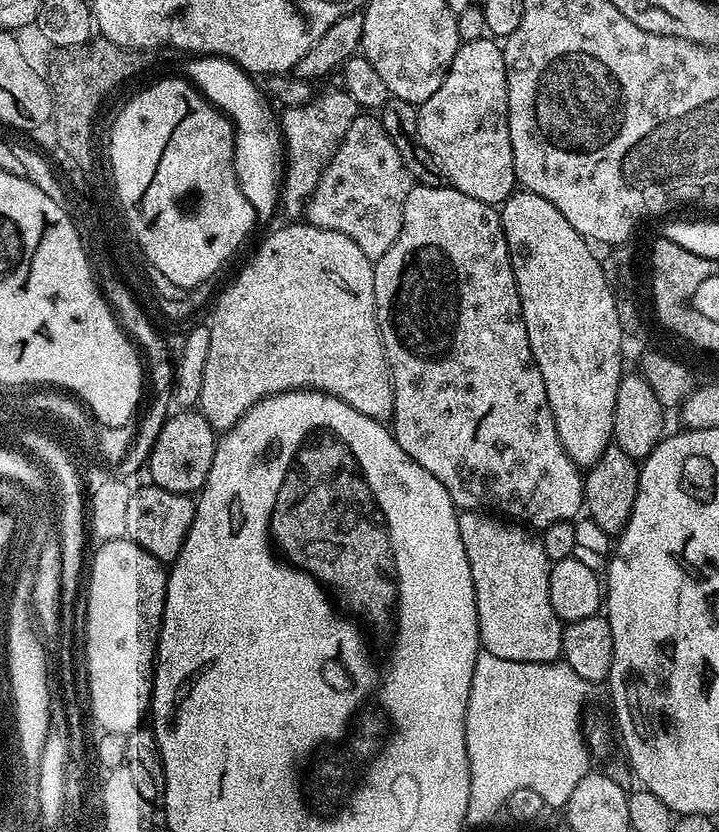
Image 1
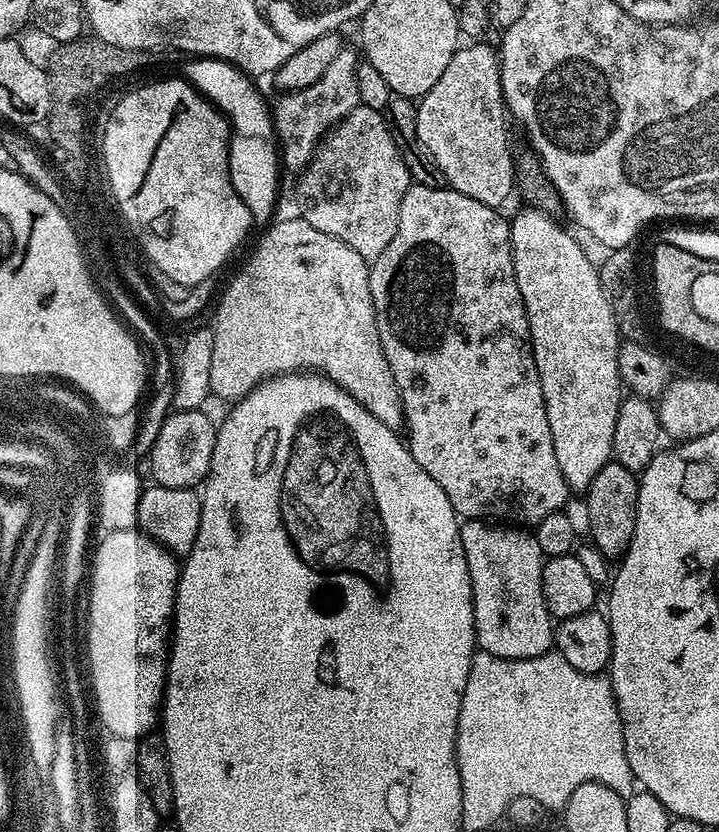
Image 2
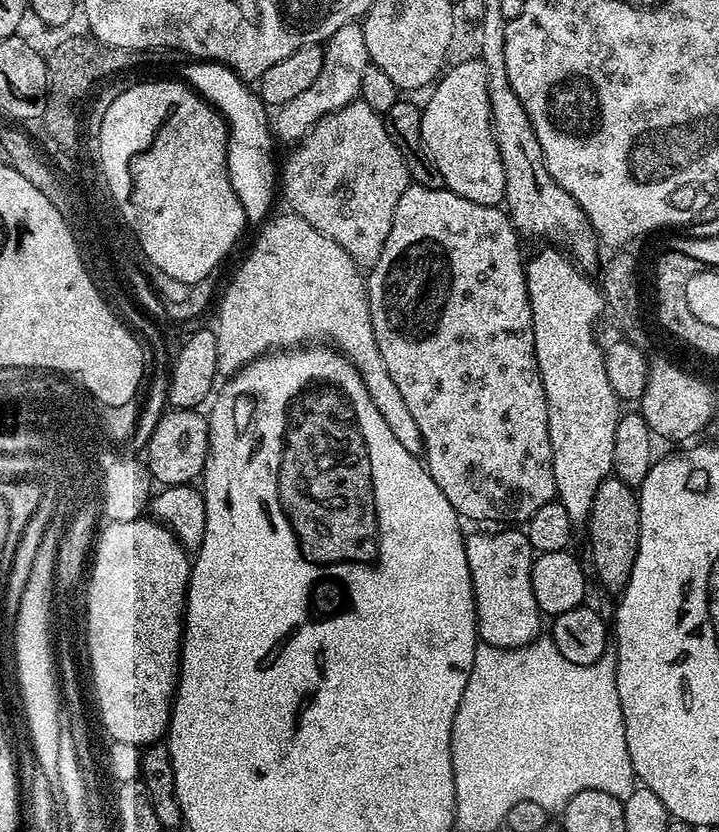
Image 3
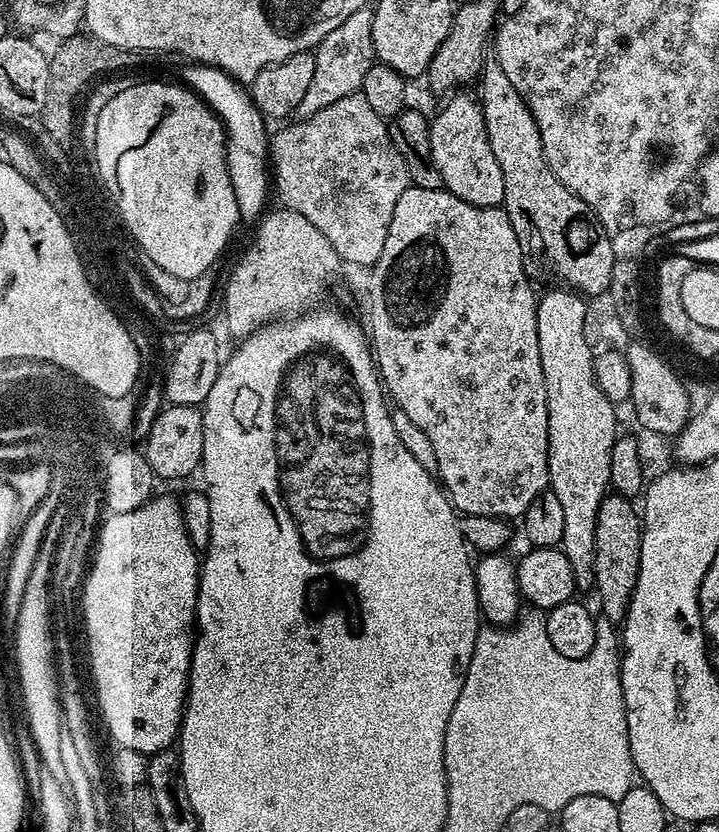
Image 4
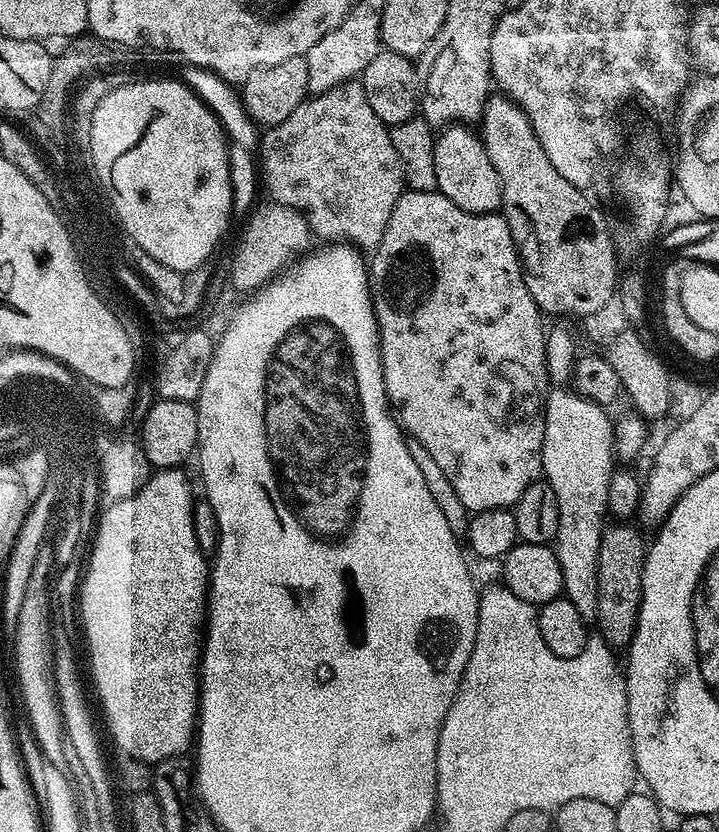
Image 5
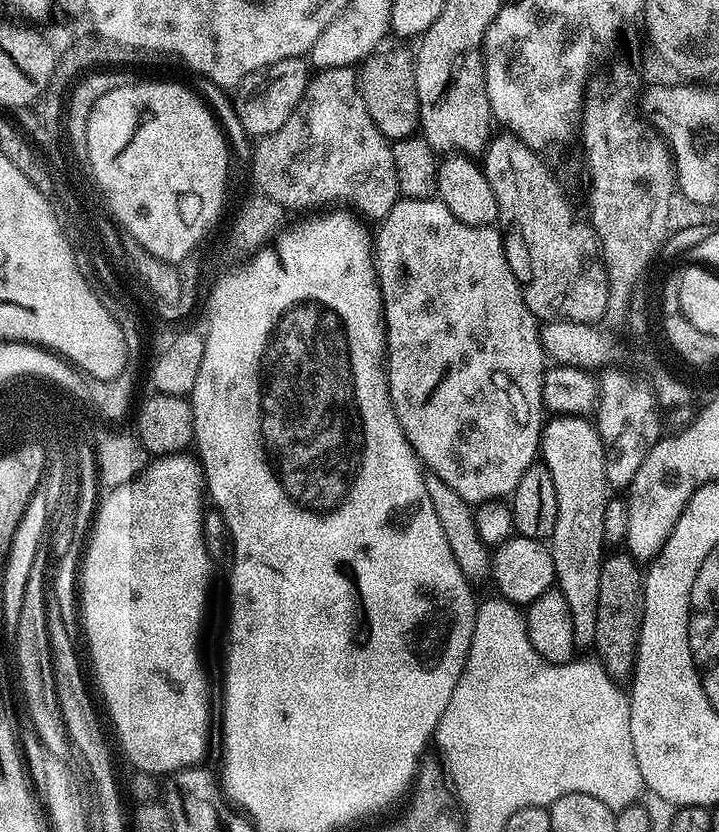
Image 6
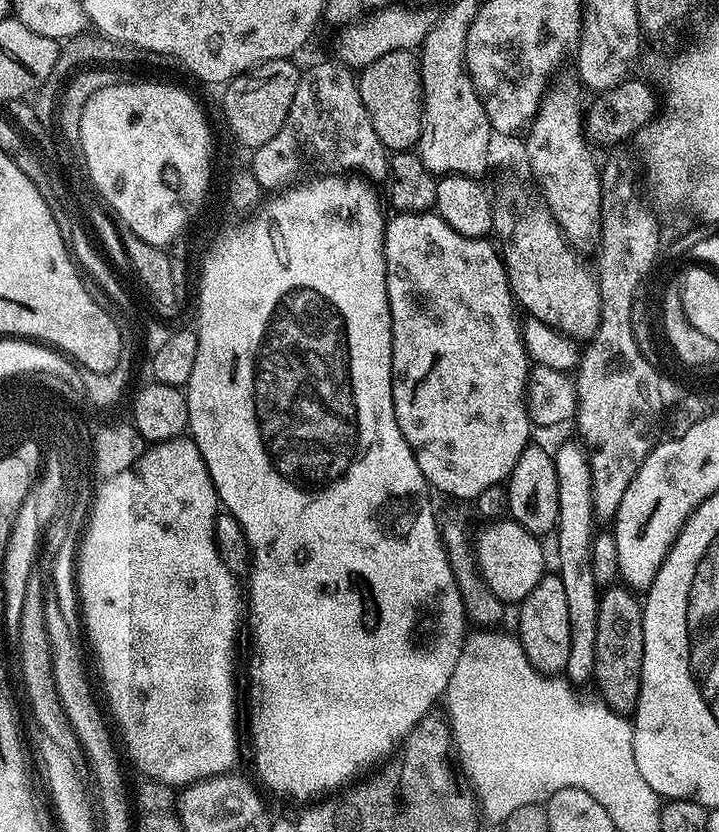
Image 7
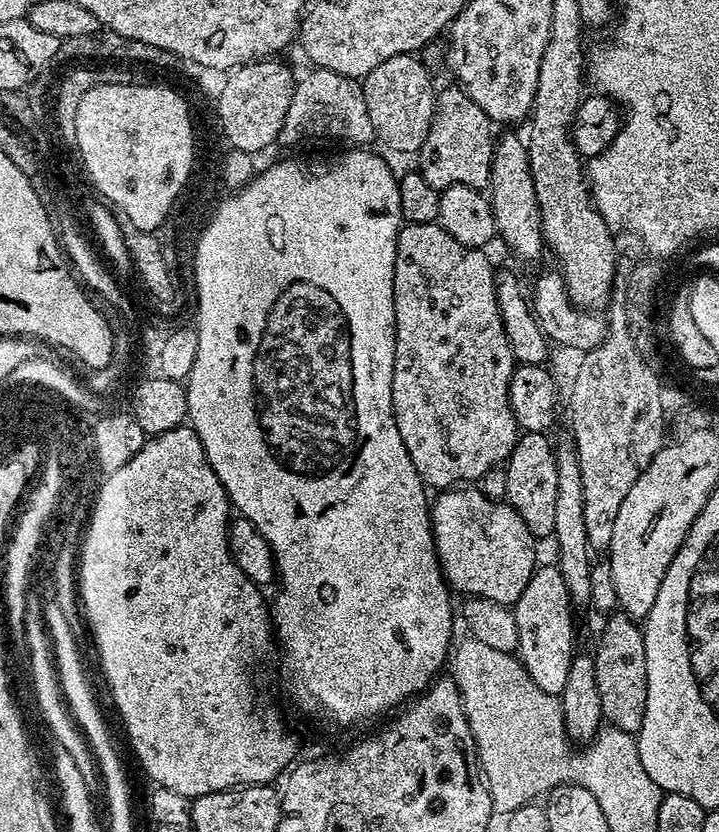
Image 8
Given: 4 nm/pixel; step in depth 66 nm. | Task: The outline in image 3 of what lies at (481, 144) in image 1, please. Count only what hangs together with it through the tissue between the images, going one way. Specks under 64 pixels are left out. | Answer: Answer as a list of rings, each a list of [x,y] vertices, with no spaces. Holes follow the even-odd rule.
[[[472,58],[450,68],[435,81],[432,97],[423,101],[422,142],[449,192],[495,208],[504,204],[506,170],[492,129],[486,66],[478,58]]]

